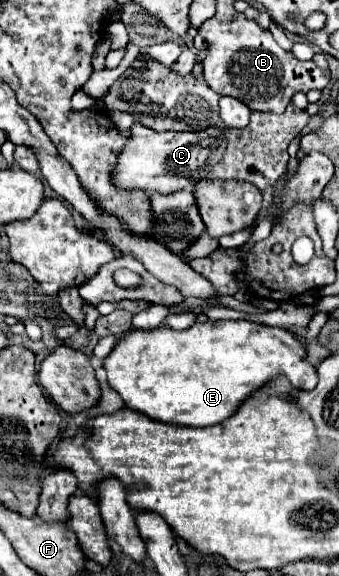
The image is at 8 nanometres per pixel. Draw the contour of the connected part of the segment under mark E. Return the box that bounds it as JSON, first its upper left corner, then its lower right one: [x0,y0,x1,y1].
[103,320,317,428]

